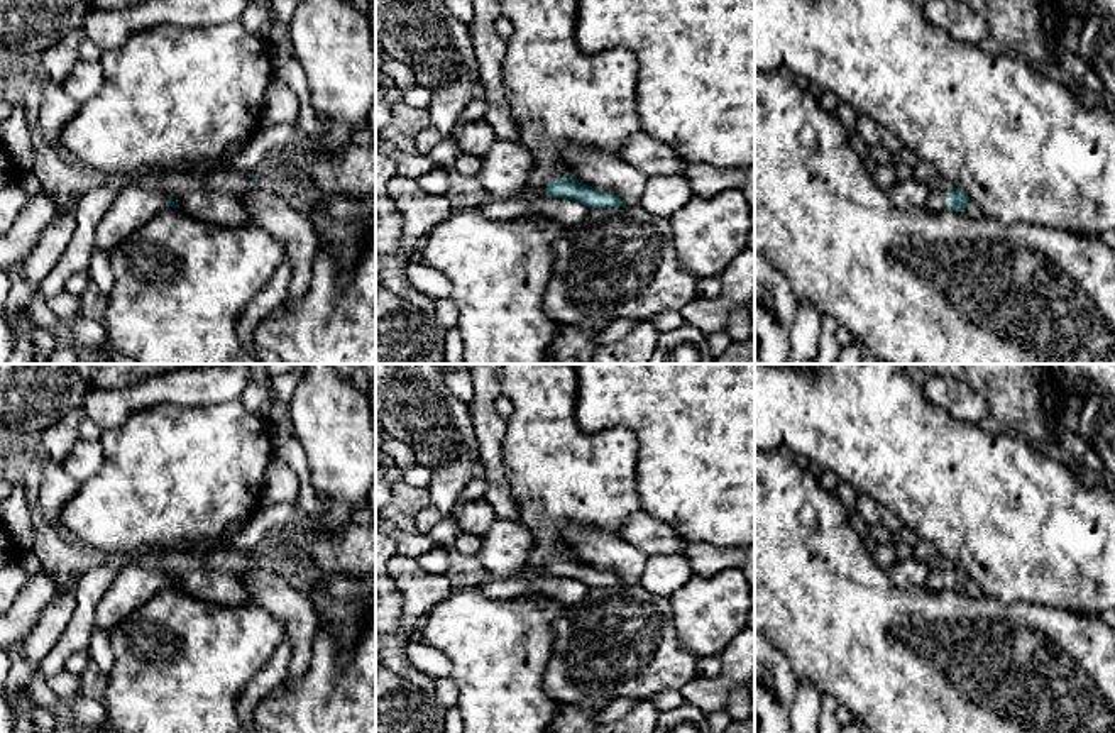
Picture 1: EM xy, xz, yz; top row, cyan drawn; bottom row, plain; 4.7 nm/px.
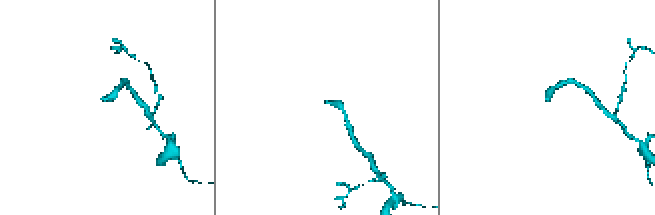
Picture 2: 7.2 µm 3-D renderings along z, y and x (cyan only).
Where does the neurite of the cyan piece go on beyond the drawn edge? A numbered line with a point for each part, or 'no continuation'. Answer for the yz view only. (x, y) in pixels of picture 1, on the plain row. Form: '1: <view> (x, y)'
1: yz (938, 579)

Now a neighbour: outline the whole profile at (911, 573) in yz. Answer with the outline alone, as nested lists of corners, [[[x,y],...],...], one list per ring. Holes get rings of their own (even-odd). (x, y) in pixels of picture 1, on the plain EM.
[[[912,557],[893,562],[887,572],[897,587],[924,587],[931,569],[927,562]]]

